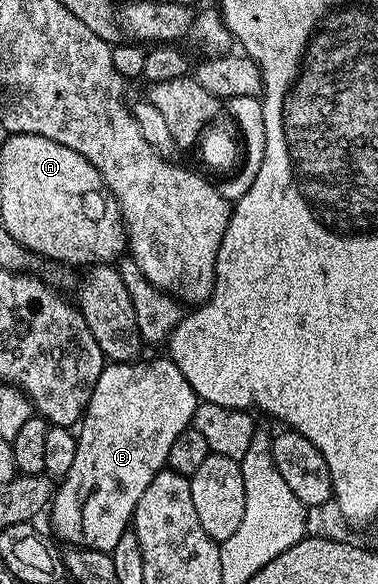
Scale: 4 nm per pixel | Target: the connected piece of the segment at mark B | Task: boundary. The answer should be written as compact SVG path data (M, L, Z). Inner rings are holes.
M163 357L156 358L153 362L144 362L145 360L108 362L105 365L104 371L98 376L98 382L94 384L93 394L90 396L87 410L84 411L83 419L78 426L78 441L76 451L74 452L74 465L70 468L68 475L55 487L54 497L50 503L52 530L62 541L69 542L67 544L69 547L85 546L95 550L112 551L114 544L118 544L119 538L130 528L132 514L136 510L138 500L142 500L142 492L146 492L146 487L149 486L150 480L154 480L154 476L158 476L158 472L167 467L170 447L174 444L174 440L178 440L178 436L182 436L182 432L189 429L192 425L192 417L195 414L198 403L194 388L190 388L190 380L186 380L186 376L182 376L178 364L174 364L171 357Z

